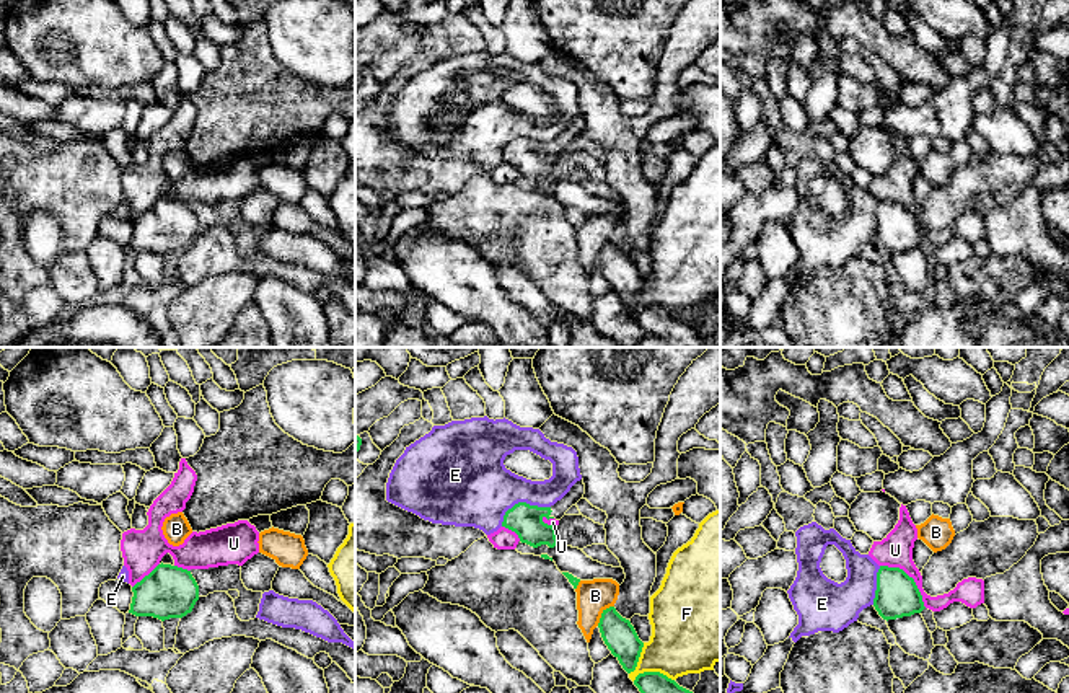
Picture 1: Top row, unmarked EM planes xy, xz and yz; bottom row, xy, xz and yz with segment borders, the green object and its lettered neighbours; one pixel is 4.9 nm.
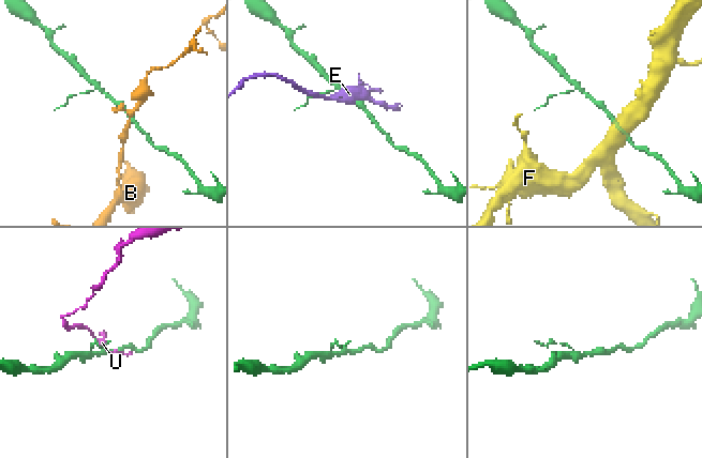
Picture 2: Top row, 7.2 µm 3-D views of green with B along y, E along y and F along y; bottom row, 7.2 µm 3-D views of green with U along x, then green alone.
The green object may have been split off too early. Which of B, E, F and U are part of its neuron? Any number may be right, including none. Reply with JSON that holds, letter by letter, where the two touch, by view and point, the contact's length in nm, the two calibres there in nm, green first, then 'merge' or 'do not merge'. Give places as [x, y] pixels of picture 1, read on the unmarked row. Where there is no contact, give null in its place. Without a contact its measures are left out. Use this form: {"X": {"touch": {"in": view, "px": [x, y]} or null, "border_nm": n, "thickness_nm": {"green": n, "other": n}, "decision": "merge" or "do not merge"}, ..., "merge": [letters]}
{"B": {"touch": {"in": "xz", "px": [602, 248]}, "border_nm": 130, "thickness_nm": {"green": 160, "other": 160}, "decision": "do not merge"}, "E": {"touch": {"in": "xz", "px": [520, 137]}, "border_nm": 260, "thickness_nm": {"green": 160, "other": 380}, "decision": "do not merge"}, "F": {"touch": {"in": "xz", "px": [654, 307]}, "border_nm": 200, "thickness_nm": {"green": 170, "other": 360}, "decision": "do not merge"}, "U": {"touch": {"in": "yz", "px": [911, 212]}, "border_nm": 320, "thickness_nm": {"green": 220, "other": 160}, "decision": "do not merge"}, "merge": []}

